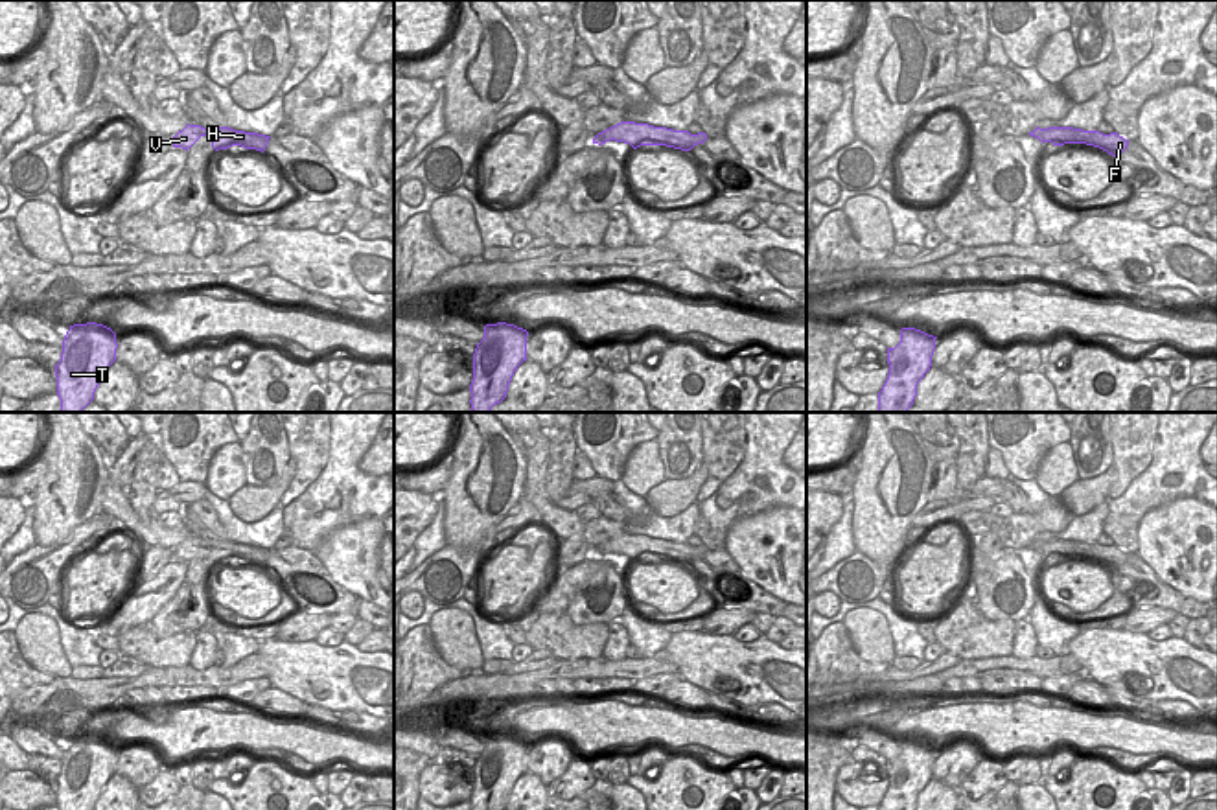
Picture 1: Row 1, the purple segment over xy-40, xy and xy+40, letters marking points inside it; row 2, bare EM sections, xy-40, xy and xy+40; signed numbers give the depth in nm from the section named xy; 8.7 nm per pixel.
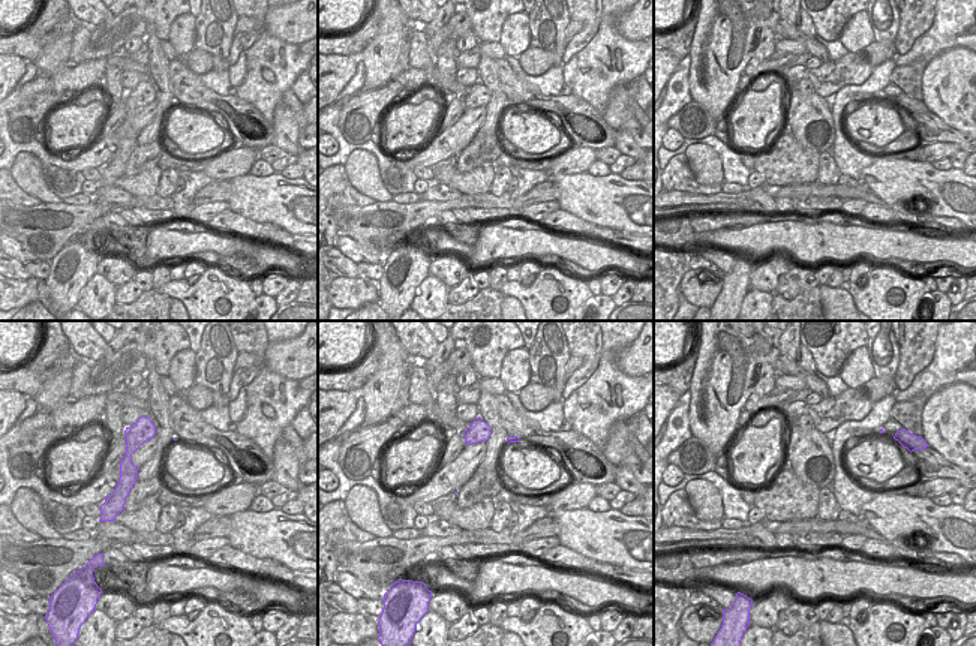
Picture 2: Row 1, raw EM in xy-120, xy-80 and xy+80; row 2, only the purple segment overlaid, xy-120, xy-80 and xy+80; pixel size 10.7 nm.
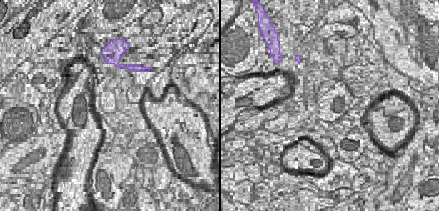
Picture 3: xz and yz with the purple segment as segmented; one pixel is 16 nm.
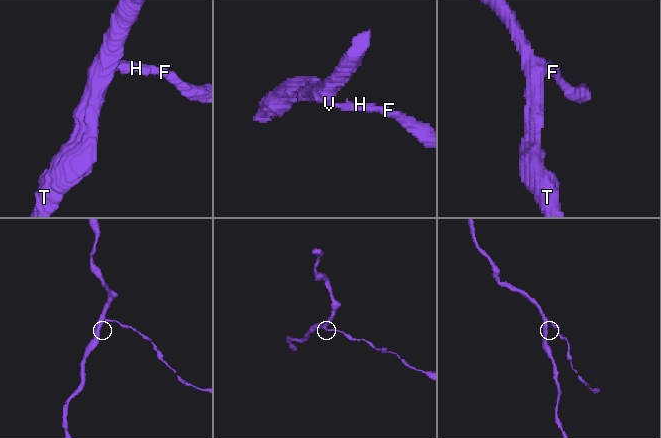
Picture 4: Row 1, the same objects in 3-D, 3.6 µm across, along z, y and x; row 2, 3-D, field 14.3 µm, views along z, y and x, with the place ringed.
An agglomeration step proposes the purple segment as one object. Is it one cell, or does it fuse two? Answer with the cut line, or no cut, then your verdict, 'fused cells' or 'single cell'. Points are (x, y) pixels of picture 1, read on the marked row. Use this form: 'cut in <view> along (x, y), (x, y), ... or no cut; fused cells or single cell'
cut in xy-40 along (210, 131), (196, 138); fused cells

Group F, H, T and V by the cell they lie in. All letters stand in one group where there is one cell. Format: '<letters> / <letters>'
F H / T V

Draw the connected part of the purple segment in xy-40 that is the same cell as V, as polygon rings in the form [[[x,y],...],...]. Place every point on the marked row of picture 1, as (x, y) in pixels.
[[[188,123],[182,131],[173,136],[173,147],[182,147],[188,151],[197,142],[199,134],[210,134],[210,131],[201,125]]]

